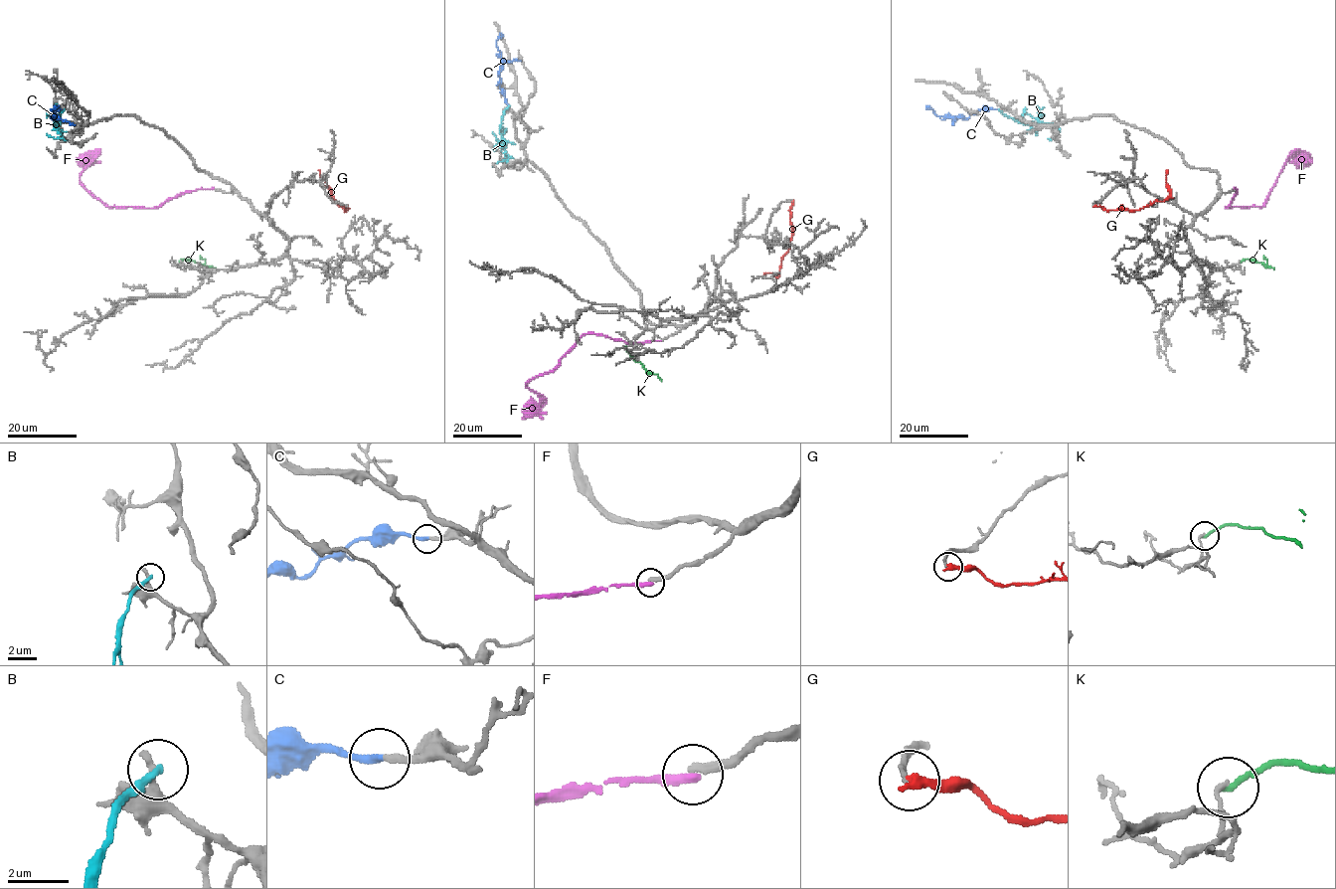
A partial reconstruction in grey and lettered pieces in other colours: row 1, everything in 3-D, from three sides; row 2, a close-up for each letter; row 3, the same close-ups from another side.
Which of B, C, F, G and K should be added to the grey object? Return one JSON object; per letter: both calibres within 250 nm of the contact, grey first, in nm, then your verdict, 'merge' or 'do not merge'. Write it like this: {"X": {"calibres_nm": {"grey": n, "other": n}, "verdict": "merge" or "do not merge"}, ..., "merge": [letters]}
{"B": {"calibres_nm": {"grey": 340, "other": 240}, "verdict": "do not merge"}, "C": {"calibres_nm": {"grey": 200, "other": 240}, "verdict": "merge"}, "F": {"calibres_nm": {"grey": 280, "other": 280}, "verdict": "do not merge"}, "G": {"calibres_nm": {"grey": 160, "other": 360}, "verdict": "do not merge"}, "K": {"calibres_nm": {"grey": 130, "other": 200}, "verdict": "do not merge"}, "merge": ["C"]}

